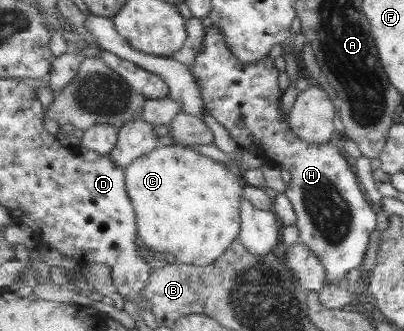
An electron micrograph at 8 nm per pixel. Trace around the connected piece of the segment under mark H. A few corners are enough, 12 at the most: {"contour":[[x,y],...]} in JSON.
{"contour":[[204,28],[190,71],[240,148],[290,173],[300,240],[329,285],[378,213],[333,140],[304,141],[271,57]]}

